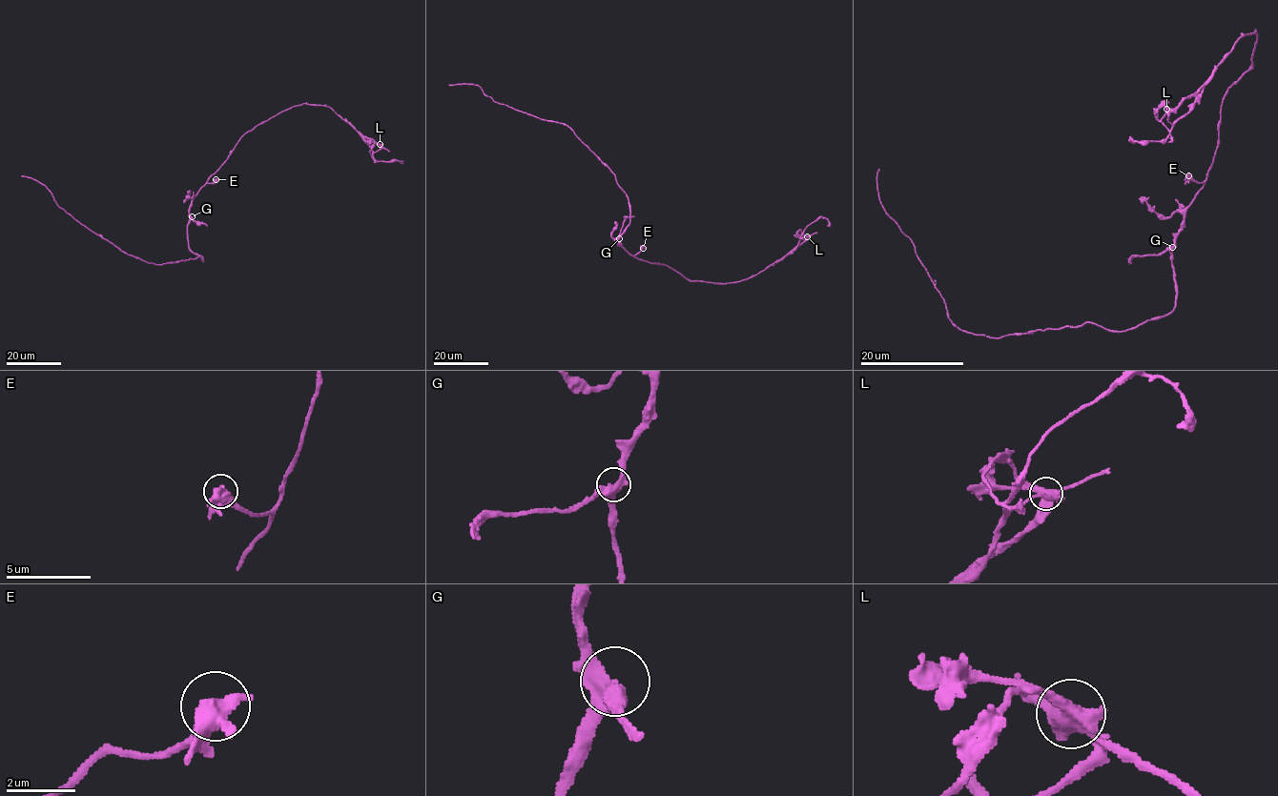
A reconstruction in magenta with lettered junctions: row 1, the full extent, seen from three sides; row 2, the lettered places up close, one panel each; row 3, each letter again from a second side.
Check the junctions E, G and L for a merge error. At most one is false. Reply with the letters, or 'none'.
L

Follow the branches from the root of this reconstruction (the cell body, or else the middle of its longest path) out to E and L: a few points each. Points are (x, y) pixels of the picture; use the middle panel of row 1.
E: (616, 238), (631, 255), (643, 248)
L: (616, 238), (619, 245), (634, 257), (667, 265), (689, 279), (726, 283), (755, 275), (779, 261), (807, 235)

